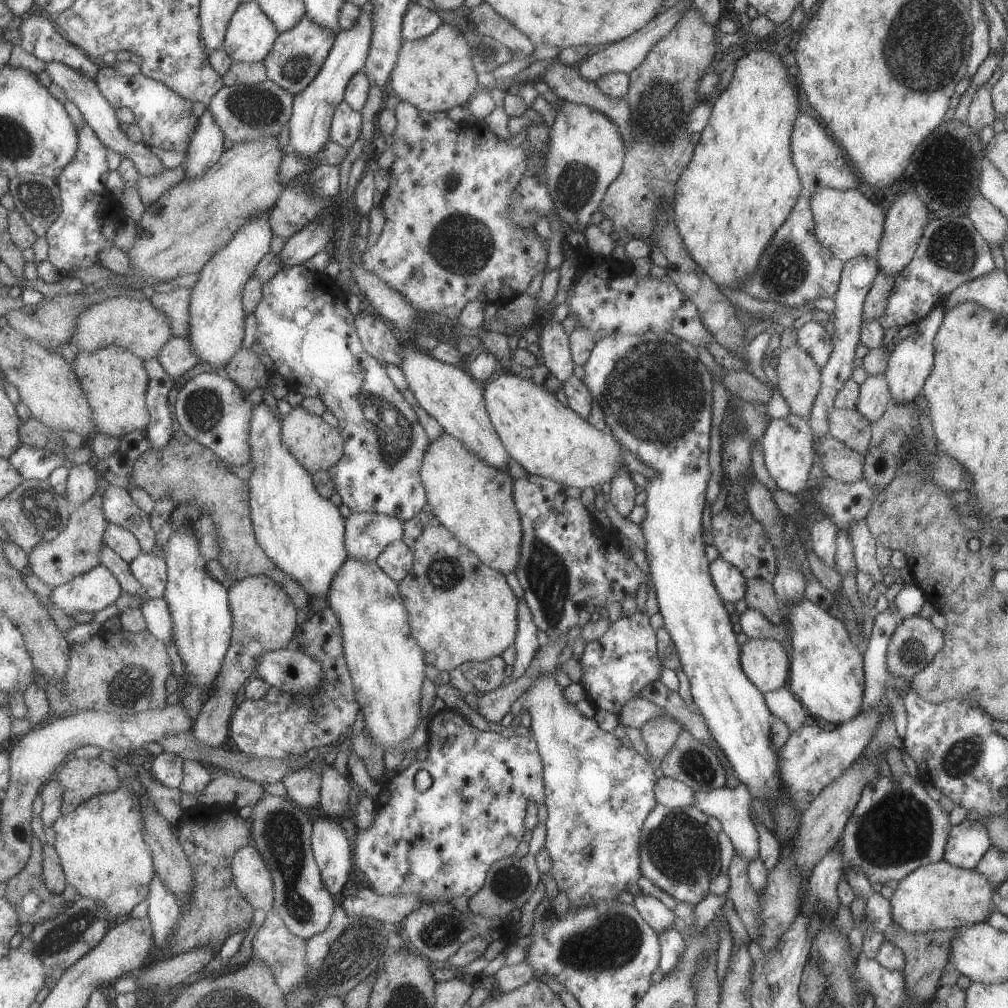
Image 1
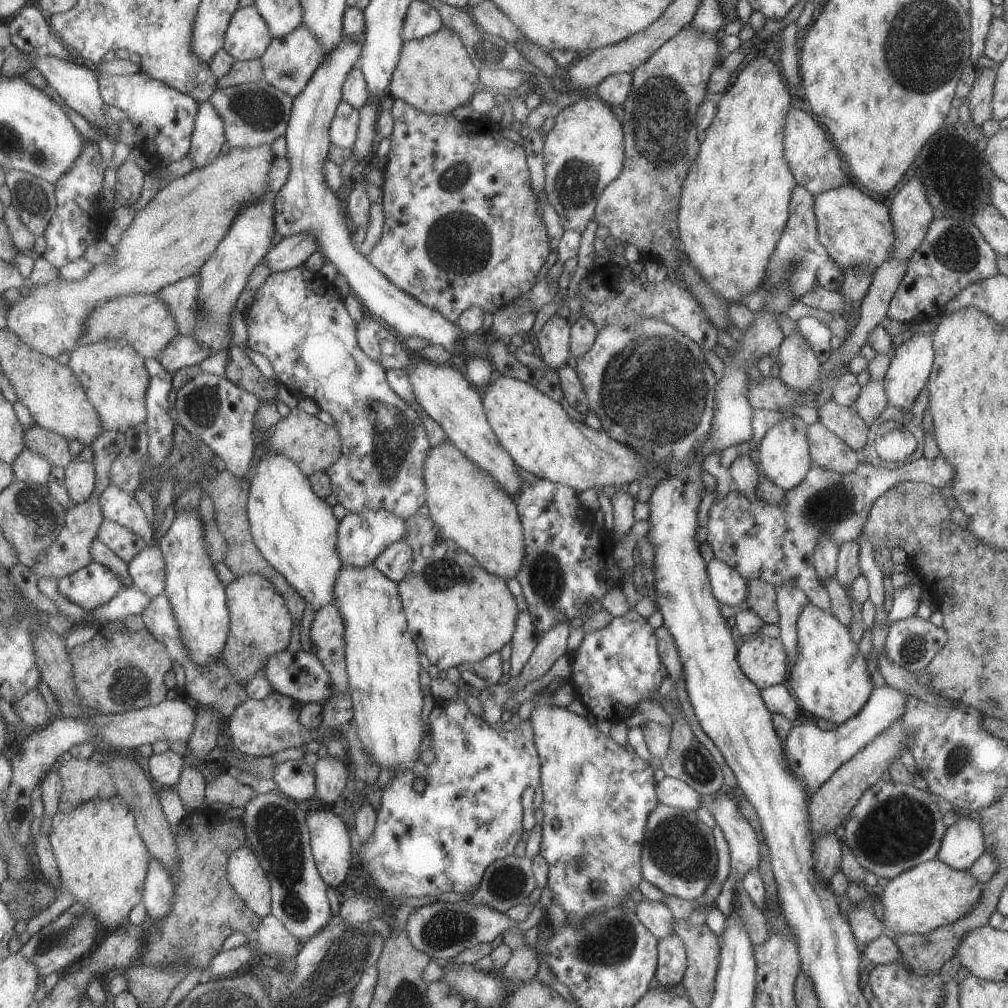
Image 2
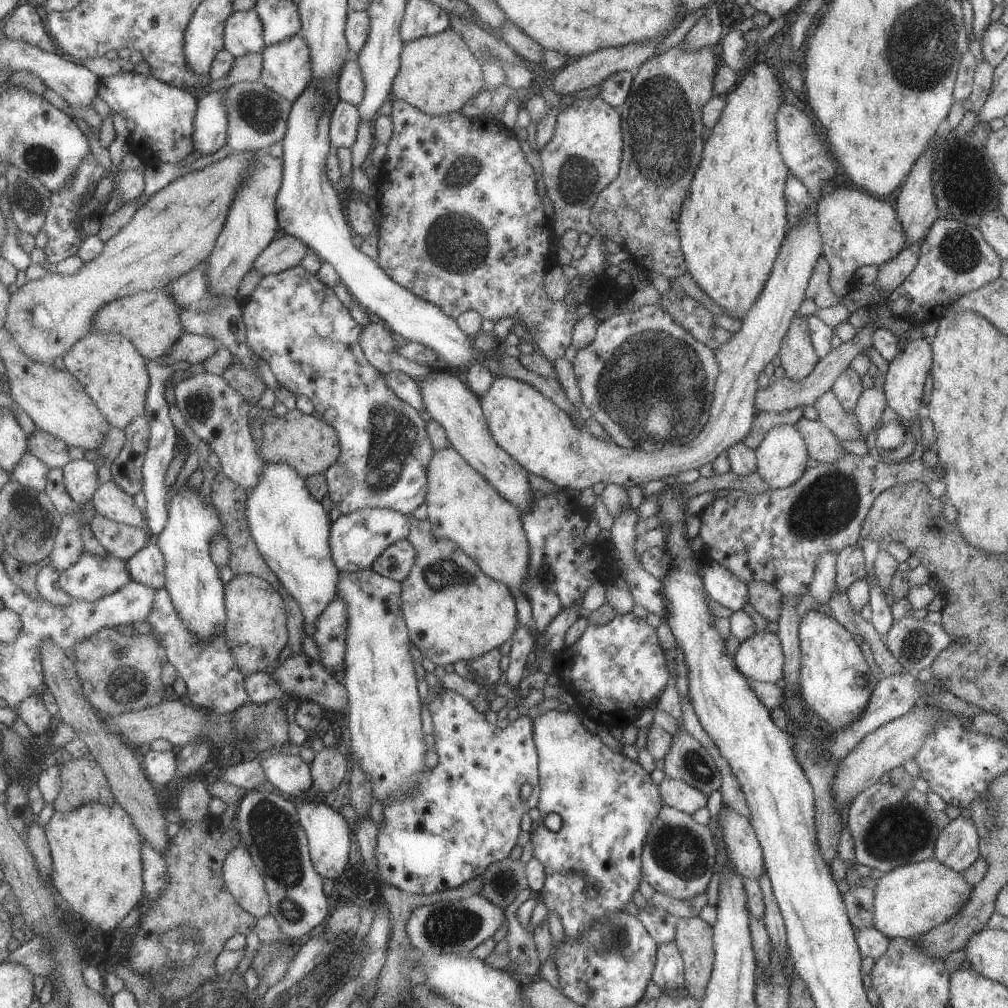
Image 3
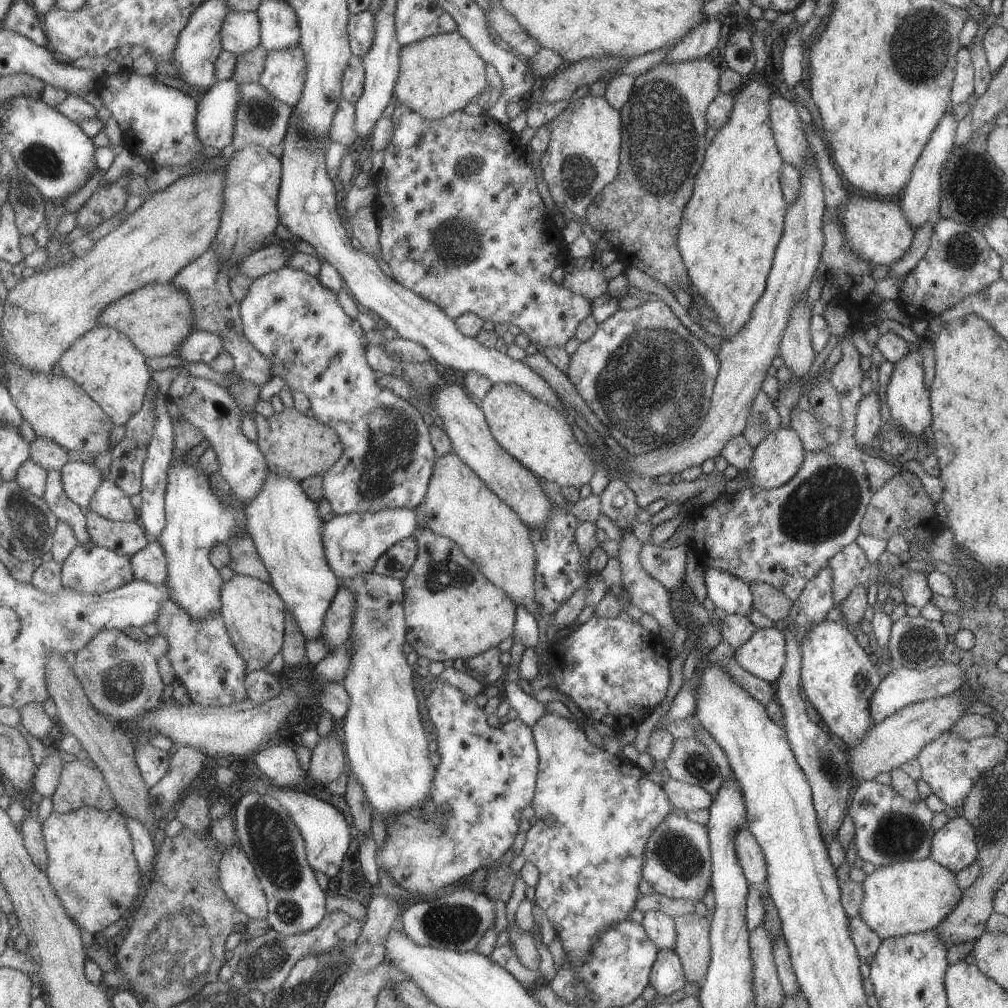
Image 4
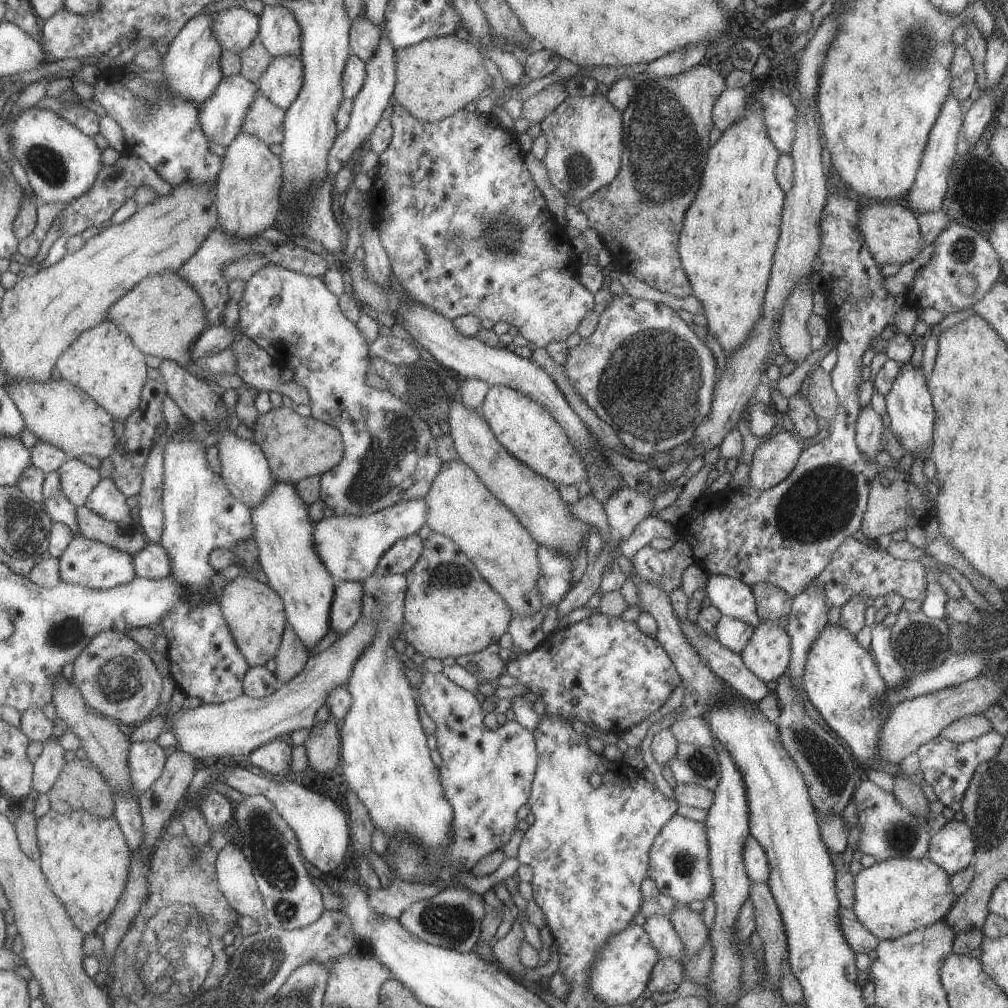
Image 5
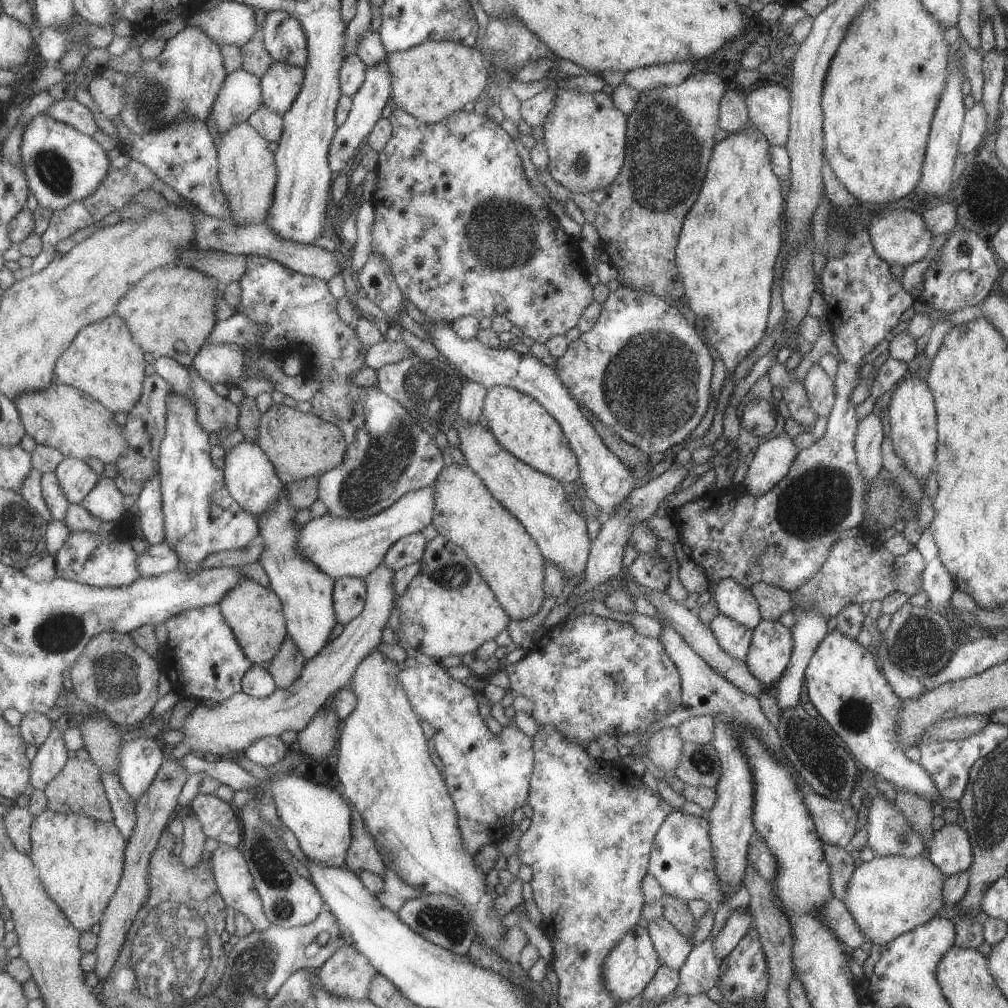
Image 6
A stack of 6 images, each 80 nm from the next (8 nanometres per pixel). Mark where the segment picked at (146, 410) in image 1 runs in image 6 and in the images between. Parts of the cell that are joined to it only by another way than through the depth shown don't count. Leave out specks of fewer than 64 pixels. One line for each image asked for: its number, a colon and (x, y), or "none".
2: (115, 376)
3: (113, 371)
4: (105, 362)
5: (104, 361)
6: (104, 360)

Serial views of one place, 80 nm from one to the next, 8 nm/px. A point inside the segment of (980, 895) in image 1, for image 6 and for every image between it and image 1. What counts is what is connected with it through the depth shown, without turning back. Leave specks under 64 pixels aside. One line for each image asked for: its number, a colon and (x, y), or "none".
2: (930, 895)
3: (911, 899)
4: (909, 897)
5: (893, 897)
6: (888, 896)

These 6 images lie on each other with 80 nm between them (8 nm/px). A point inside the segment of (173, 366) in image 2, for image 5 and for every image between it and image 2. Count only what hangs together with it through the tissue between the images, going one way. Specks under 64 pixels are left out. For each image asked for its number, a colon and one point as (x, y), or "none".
3: (193, 348)
4: (201, 346)
5: (216, 339)

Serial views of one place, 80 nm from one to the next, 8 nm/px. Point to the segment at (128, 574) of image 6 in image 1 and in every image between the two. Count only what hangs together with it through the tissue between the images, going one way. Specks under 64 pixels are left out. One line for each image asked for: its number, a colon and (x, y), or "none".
1: (91, 592)
2: (95, 585)
3: (94, 576)
4: (91, 569)
5: (93, 564)

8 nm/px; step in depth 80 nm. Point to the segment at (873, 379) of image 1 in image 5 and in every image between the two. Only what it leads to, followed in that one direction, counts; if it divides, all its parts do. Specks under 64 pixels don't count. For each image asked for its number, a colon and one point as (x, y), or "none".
2: (871, 400)
3: (868, 410)
4: (867, 420)
5: (868, 424)

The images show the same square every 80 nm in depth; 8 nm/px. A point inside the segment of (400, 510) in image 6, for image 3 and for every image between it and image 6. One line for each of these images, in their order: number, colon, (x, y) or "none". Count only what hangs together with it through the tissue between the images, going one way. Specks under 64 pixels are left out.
3: (356, 538)
4: (352, 542)
5: (349, 545)

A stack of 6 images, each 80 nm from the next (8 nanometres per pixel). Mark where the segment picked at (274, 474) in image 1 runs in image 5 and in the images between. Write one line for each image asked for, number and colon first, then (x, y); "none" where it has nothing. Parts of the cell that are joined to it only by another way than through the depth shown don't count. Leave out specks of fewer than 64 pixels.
2: (295, 529)
3: (291, 528)
4: (283, 520)
5: (282, 528)

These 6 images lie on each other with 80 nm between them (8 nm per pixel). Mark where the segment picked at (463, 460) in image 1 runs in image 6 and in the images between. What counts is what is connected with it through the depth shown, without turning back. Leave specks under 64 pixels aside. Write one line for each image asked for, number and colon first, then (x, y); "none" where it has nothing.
2: (467, 506)
3: (462, 506)
4: (457, 504)
5: (458, 505)
6: (508, 560)

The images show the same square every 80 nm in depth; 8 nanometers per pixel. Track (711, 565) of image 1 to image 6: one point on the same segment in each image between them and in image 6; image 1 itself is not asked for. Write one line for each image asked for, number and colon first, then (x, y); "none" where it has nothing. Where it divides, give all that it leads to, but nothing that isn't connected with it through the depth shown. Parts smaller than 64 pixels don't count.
2: (727, 586)
3: (721, 586)
4: (730, 595)
5: (733, 598)
6: (736, 601)

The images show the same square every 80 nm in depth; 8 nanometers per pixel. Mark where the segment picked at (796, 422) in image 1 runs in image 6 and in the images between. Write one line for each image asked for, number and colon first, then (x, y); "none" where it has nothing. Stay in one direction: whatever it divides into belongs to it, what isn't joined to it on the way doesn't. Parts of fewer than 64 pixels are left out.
2: (784, 453)
3: (781, 456)
4: (776, 458)
5: (774, 457)
6: (771, 460)

